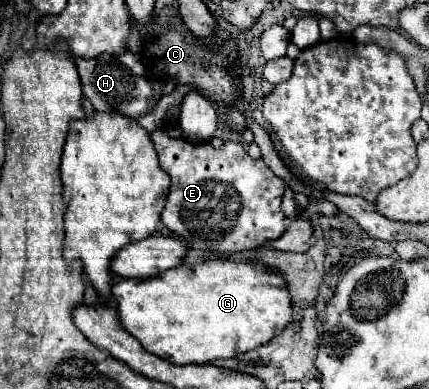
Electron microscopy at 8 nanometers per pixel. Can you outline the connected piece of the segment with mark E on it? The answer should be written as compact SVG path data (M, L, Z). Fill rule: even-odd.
M157 128L151 134L151 140L159 154L159 166L171 176L171 190L161 220L171 232L189 240L191 248L221 254L239 252L255 248L267 240L277 240L285 232L287 222L281 212L285 182L267 168L263 158L251 158L247 150L235 142L223 142L221 148L211 148L209 144L191 144L183 138L171 138L163 128Z

